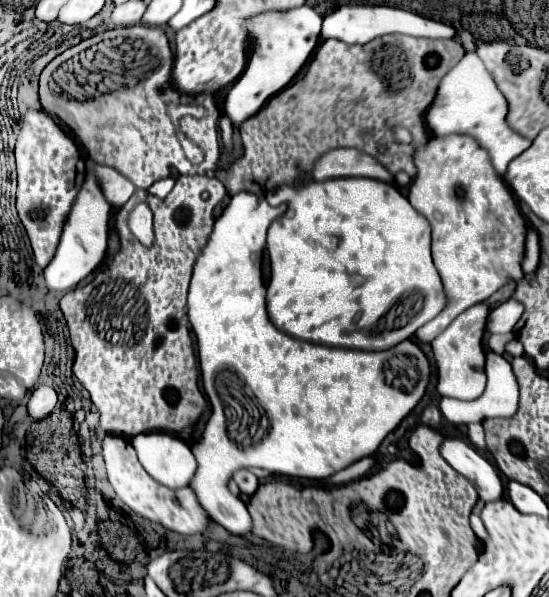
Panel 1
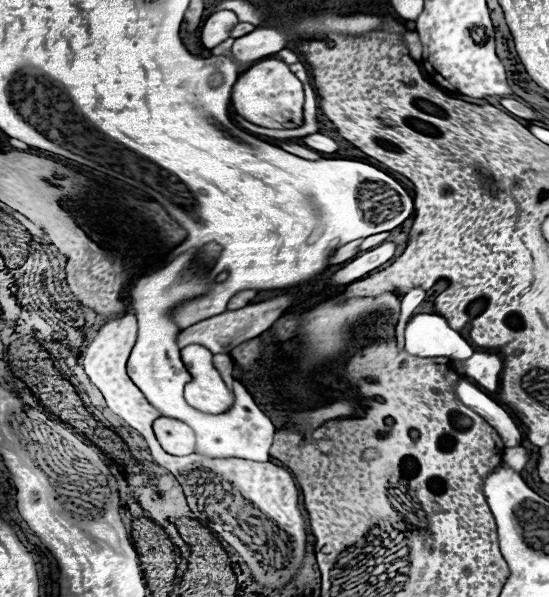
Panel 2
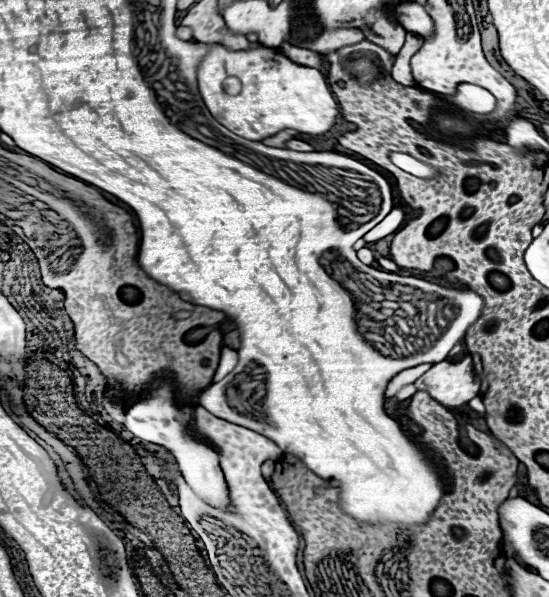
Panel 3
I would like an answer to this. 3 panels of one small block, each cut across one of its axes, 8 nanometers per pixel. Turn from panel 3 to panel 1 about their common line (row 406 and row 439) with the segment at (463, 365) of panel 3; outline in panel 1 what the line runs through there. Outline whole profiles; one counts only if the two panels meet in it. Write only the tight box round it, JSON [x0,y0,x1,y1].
[442,438,506,502]

